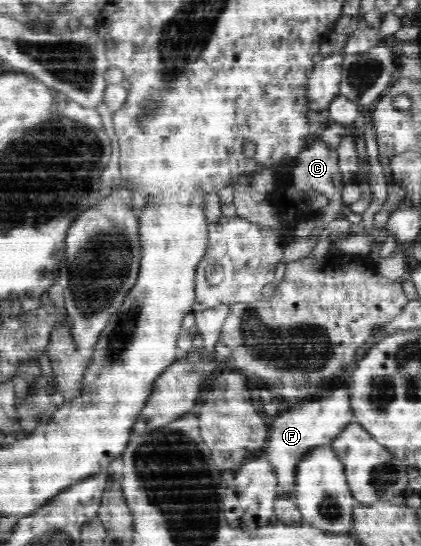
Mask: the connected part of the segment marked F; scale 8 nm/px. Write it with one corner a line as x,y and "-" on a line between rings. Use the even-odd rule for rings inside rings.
347,385
337,387
329,397
323,397
319,401
307,401
299,409
279,415
275,419
275,423
271,425
269,449
265,453
267,453
267,459
271,461
271,465
275,467
281,491
293,491
297,463
307,455
309,449
315,449
319,445
329,445
337,437
337,431
341,432
341,427
347,427
349,423
354,422
353,411
349,407
350,399
347,387

